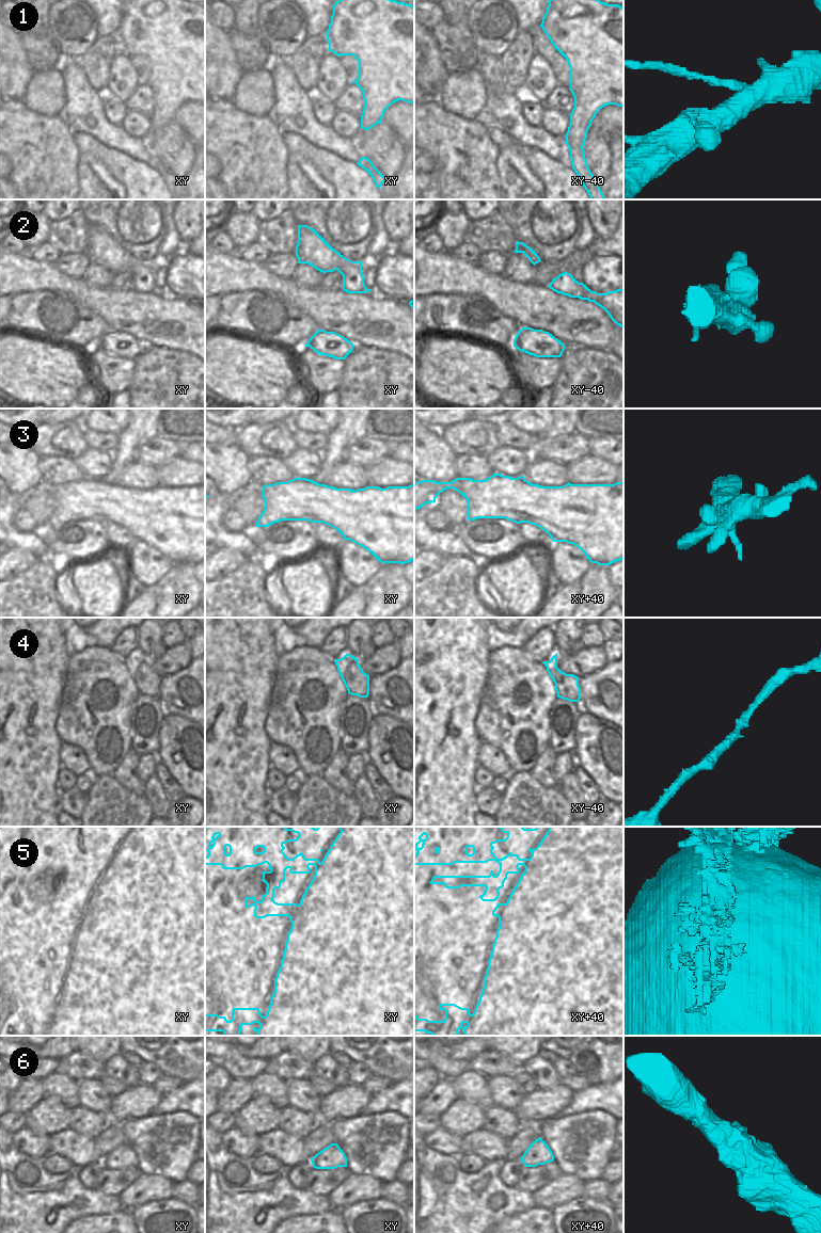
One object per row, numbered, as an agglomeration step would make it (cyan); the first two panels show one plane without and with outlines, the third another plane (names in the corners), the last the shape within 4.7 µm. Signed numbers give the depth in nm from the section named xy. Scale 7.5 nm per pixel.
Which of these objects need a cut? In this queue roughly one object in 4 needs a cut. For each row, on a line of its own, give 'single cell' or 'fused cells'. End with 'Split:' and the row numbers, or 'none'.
1: fused cells
2: single cell
3: single cell
4: single cell
5: single cell
6: single cell
Split: 1

